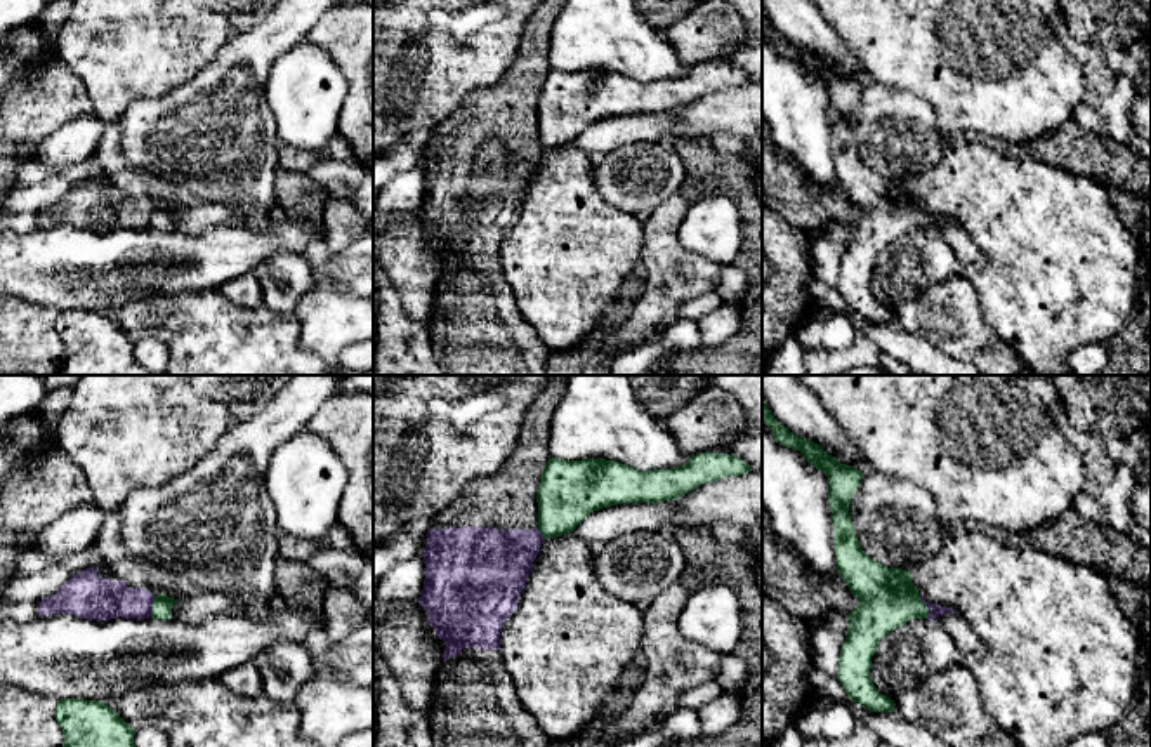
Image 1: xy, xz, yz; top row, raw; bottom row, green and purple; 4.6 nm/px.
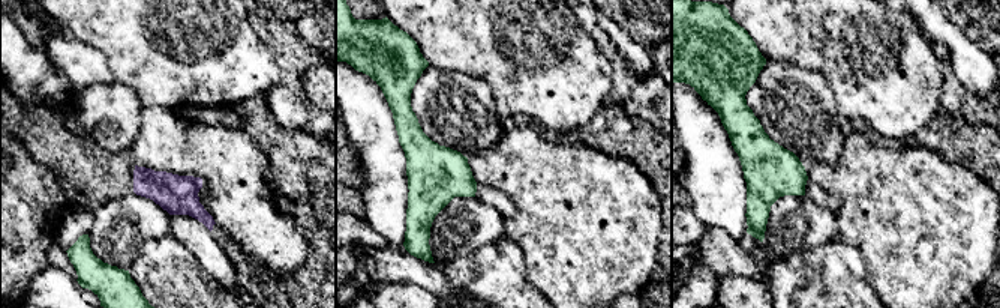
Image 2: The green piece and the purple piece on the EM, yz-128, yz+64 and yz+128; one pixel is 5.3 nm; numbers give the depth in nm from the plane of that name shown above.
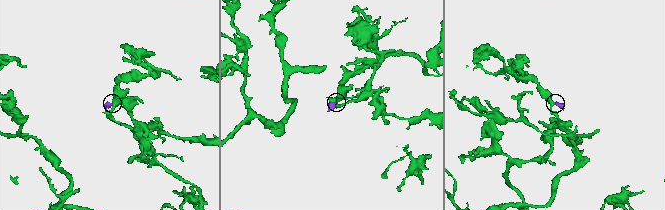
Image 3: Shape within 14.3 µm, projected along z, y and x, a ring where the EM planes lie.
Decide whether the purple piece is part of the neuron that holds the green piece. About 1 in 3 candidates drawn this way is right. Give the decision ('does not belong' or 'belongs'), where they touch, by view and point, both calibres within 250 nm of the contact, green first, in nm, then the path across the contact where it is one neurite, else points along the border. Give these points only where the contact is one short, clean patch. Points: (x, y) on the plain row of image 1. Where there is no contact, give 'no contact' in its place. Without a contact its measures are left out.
does not belong | yz (926, 218) | 280/60 nm | along yz (919, 207), (927, 221), (927, 228)

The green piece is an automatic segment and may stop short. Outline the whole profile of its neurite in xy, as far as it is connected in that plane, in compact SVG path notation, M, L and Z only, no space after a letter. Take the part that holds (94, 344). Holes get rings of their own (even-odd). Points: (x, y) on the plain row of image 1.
M62 309L56 332L64 346L61 375L153 375L135 360L132 337L99 311Z

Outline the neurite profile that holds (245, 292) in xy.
M255 271L231 280L217 290L240 307L255 309L264 306L262 287Z

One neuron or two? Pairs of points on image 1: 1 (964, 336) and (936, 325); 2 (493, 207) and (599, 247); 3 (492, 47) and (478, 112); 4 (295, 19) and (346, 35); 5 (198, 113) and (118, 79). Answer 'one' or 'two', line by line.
1: one
2: two
3: two
4: two
5: two

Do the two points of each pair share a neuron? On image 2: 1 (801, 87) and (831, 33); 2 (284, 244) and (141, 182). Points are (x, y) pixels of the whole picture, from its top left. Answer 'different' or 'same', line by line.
1: different
2: different

